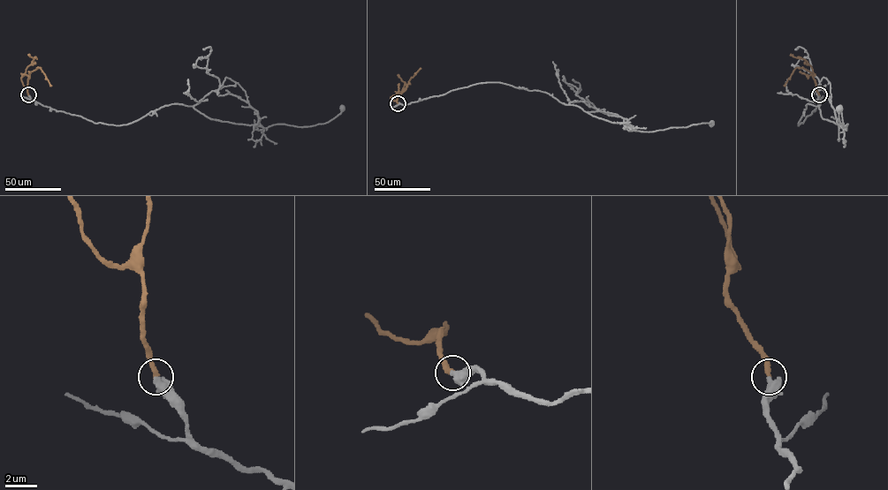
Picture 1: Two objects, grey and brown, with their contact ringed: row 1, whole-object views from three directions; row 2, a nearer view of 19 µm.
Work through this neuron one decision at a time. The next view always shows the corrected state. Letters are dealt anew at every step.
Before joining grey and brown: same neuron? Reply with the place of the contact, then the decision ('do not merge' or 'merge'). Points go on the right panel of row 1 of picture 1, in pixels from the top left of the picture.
(819, 94) | merge

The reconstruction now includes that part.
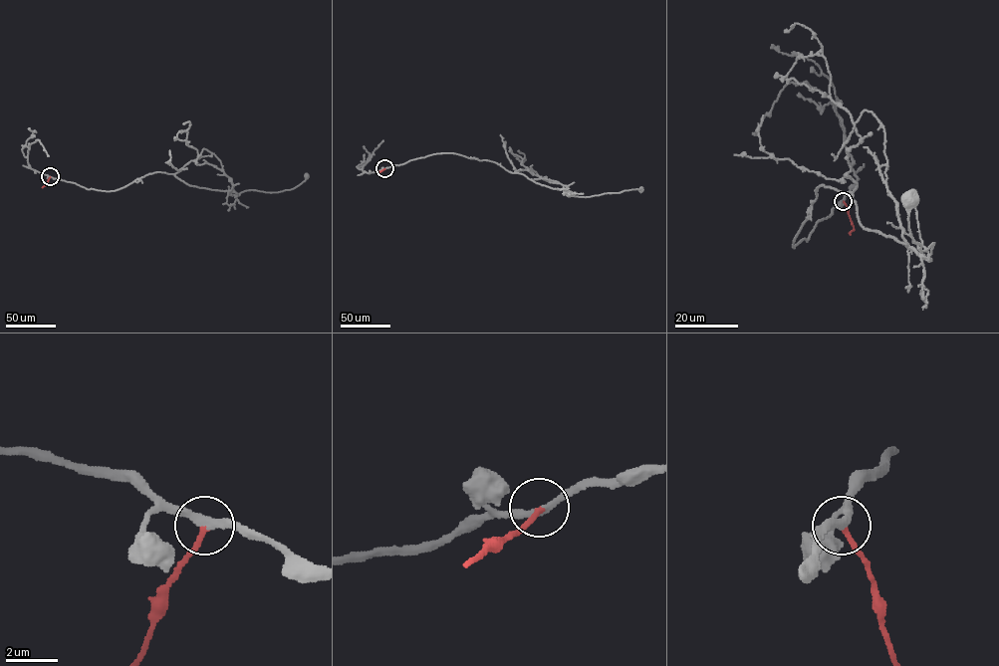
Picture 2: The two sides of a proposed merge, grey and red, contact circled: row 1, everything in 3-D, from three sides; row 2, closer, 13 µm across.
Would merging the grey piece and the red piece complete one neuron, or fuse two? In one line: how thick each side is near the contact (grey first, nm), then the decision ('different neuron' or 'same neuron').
280 nm thick on the grey side, 190 nm on the other; same neuron

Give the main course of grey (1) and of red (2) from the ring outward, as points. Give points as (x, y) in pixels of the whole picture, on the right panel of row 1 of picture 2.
1: (843, 201), (794, 247), (823, 185), (852, 194), (865, 228), (928, 257), (934, 243), (913, 242), (909, 197)
2: (843, 201), (854, 227), (850, 235)

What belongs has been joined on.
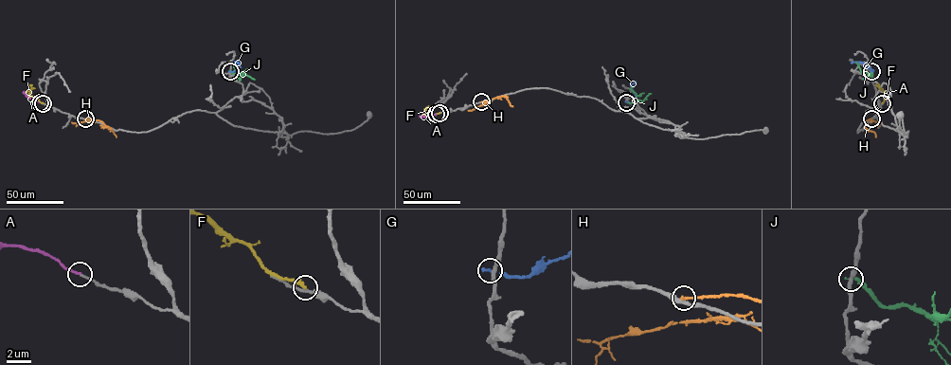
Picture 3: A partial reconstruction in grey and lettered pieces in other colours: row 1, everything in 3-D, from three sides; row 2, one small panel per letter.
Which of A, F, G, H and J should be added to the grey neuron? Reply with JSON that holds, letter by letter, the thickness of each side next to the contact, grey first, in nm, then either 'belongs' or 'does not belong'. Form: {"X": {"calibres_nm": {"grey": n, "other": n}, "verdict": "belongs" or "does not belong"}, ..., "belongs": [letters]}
{"A": {"calibres_nm": {"grey": 170, "other": 170}, "verdict": "belongs"}, "F": {"calibres_nm": {"grey": 220, "other": 320}, "verdict": "does not belong"}, "G": {"calibres_nm": {"grey": 280, "other": 220}, "verdict": "does not belong"}, "H": {"calibres_nm": {"grey": 360, "other": 240}, "verdict": "does not belong"}, "J": {"calibres_nm": {"grey": 300, "other": 180}, "verdict": "does not belong"}, "belongs": ["A"]}

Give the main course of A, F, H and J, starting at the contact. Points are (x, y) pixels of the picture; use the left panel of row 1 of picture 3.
A: (40, 102), (28, 98), (24, 91)
F: (43, 103), (29, 96), (27, 84)
H: (85, 118), (101, 121), (116, 137)
J: (230, 71), (240, 73), (234, 66), (237, 62)

